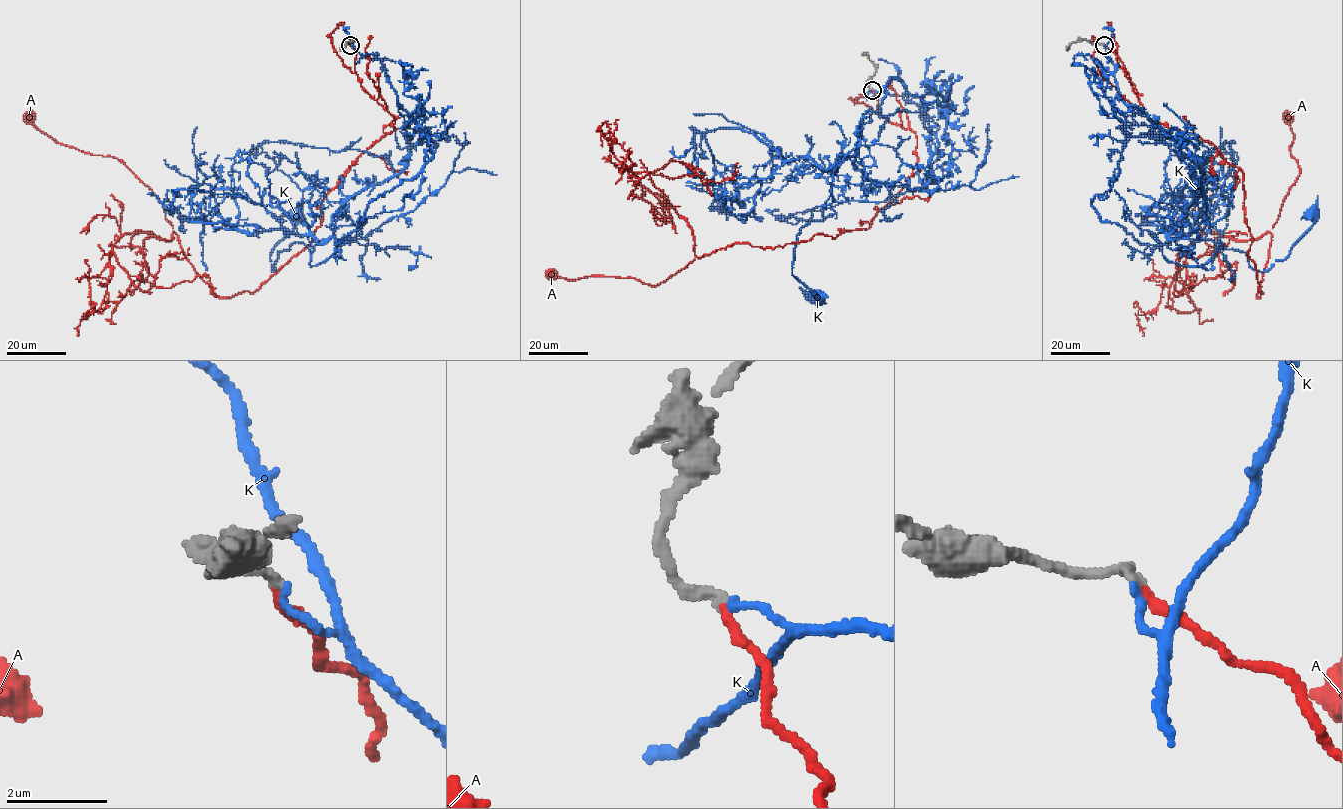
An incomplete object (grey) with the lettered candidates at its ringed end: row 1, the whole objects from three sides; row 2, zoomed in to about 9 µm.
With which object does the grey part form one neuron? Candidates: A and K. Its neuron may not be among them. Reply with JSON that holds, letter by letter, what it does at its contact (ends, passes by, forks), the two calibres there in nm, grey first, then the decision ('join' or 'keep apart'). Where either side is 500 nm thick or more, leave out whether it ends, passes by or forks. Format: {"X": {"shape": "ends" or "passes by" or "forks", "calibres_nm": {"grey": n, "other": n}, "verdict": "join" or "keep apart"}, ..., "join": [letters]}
{"A": {"shape": "ends", "calibres_nm": {"grey": 200, "other": 190}, "verdict": "join"}, "K": {"shape": "ends", "calibres_nm": {"grey": 200, "other": 120}, "verdict": "keep apart"}, "join": ["A"]}

